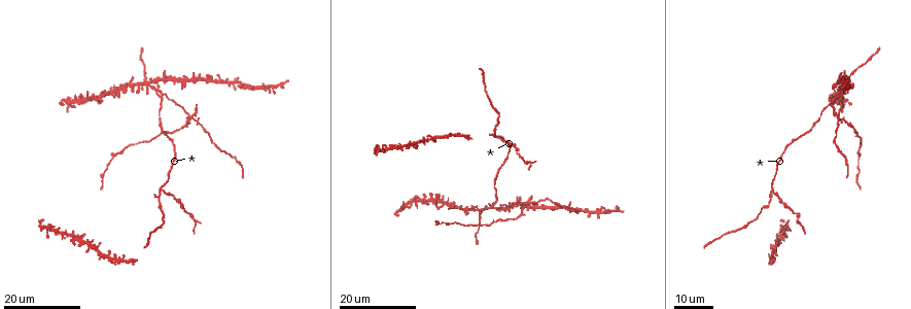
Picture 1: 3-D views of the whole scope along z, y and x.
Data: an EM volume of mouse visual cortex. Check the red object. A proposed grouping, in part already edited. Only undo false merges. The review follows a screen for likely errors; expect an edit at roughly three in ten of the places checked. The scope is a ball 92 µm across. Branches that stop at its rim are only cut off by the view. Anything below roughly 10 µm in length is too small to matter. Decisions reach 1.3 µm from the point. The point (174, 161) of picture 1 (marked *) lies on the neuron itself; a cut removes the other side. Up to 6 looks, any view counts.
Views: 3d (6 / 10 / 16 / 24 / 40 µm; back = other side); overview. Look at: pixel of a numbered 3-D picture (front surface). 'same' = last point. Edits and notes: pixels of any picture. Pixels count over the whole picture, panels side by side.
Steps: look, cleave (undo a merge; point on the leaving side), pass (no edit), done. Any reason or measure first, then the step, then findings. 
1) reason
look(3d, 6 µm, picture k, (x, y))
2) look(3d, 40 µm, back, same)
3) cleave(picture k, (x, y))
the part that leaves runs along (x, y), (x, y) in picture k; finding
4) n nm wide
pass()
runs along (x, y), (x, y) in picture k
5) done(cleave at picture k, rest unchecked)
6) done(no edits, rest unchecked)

two arms in line, one across
look(3d, 24 µm, picture 1, (159, 191))

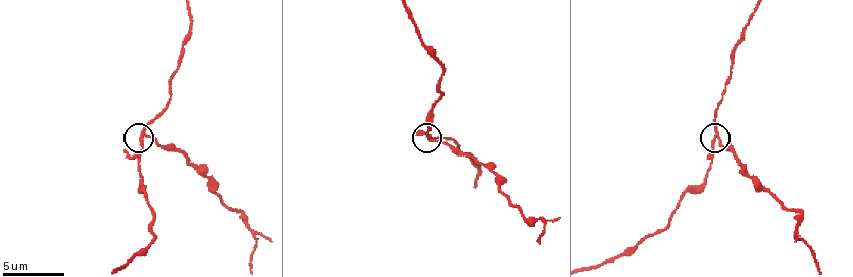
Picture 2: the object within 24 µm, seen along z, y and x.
look(3d, 10 µm, picture 2, (146, 133))

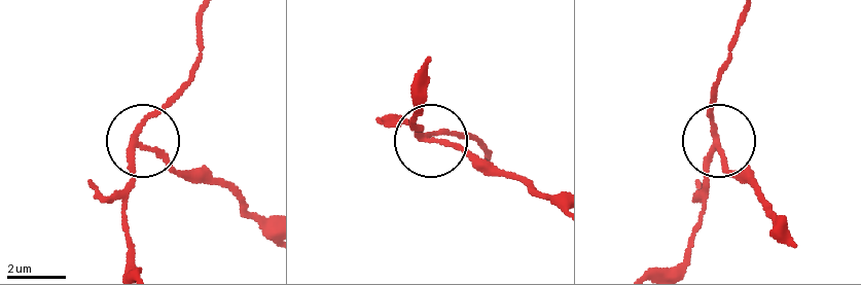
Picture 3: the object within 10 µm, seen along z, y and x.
look(3d, 6 µm, picture 3, (138, 145))

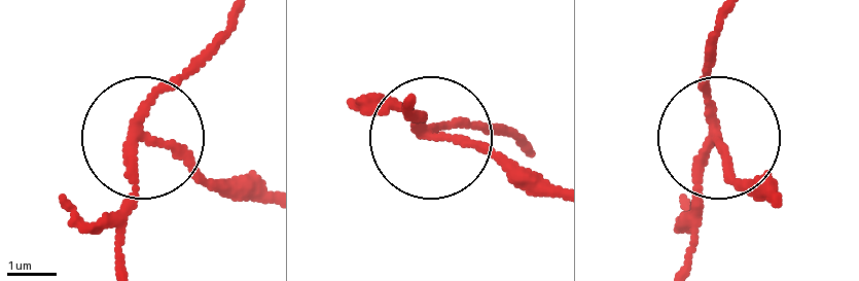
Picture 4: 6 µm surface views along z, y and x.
side arm 20 µm
cleave(picture 4, (198, 176))
the part that leaves runs along (431, 135), (549, 179) in picture 4; a second neuron is stuck on

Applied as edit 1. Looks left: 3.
looks like a crossing
look(3d, 16 µm, picture 1, (144, 85))

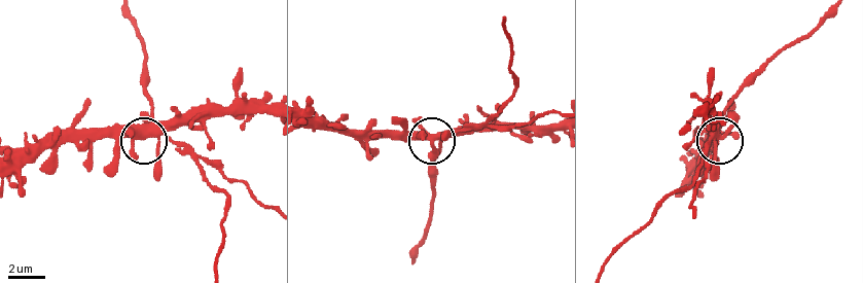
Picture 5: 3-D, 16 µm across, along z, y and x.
closer look
look(3d, 6 µm, picture 5, (429, 138))

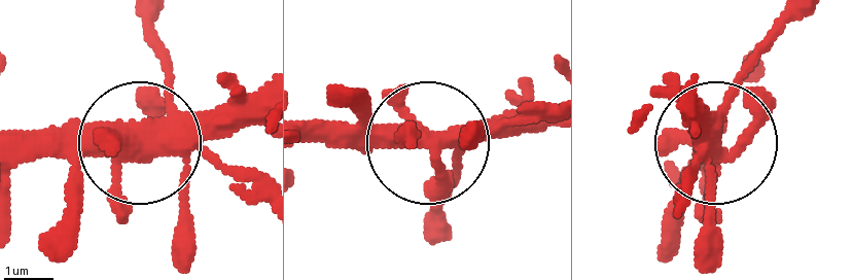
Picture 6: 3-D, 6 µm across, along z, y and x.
side arm 13 µm
pass()
runs along (679, 199), (761, 51) in picture 6; continuous, no second neuron

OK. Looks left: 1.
done(cleave at picture 4, rest unchecked)

